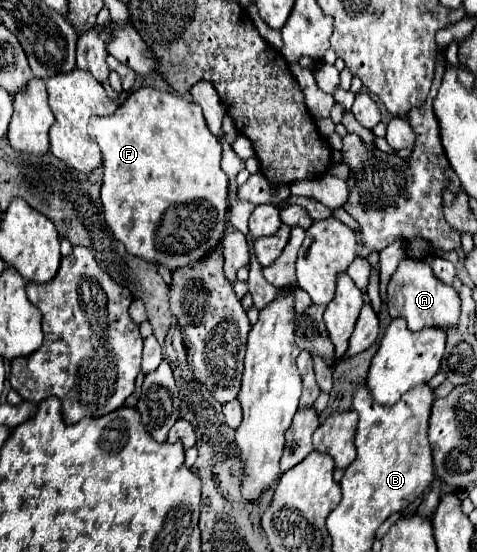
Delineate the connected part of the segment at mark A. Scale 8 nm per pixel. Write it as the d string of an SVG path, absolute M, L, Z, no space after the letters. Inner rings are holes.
M403 258L399 262L399 268L391 276L387 296L389 296L389 302L387 302L389 316L391 318L403 318L407 322L407 328L413 332L423 330L423 328L451 330L459 324L459 314L461 314L459 294L451 286L441 284L433 276L433 270L421 260Z

